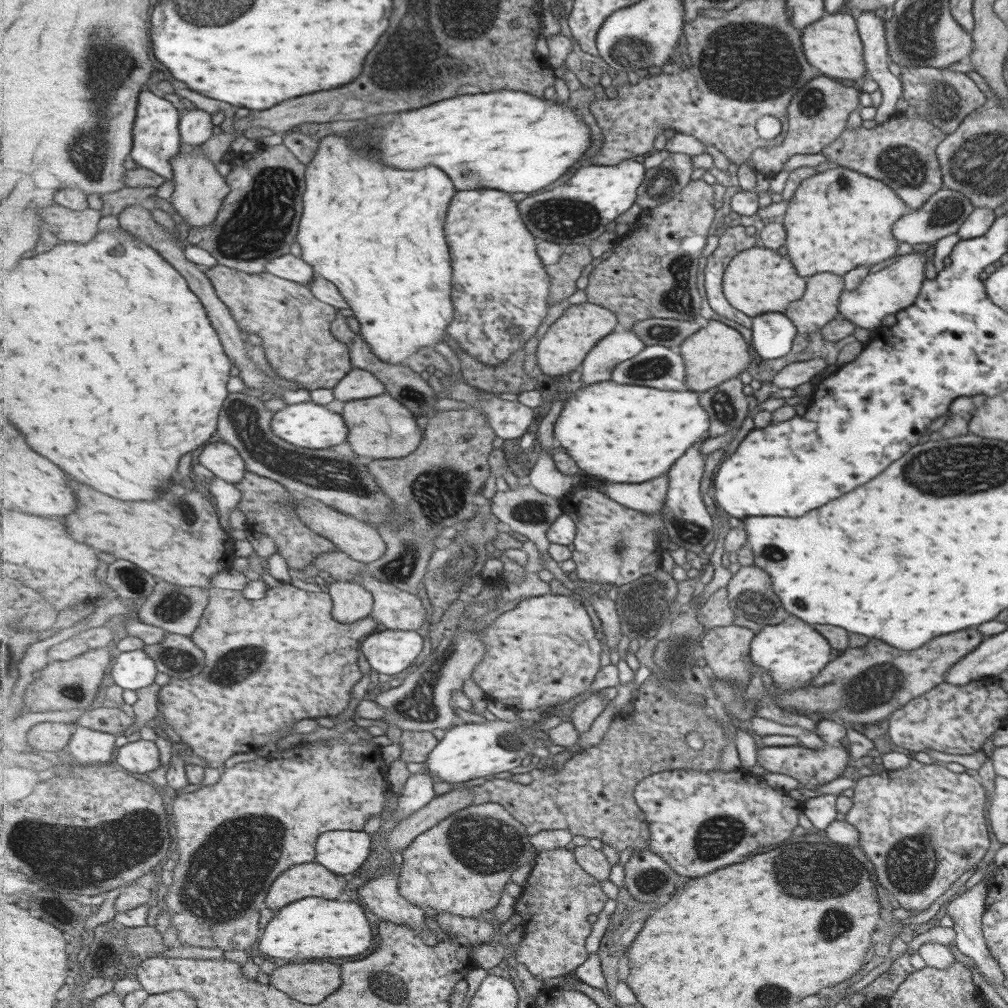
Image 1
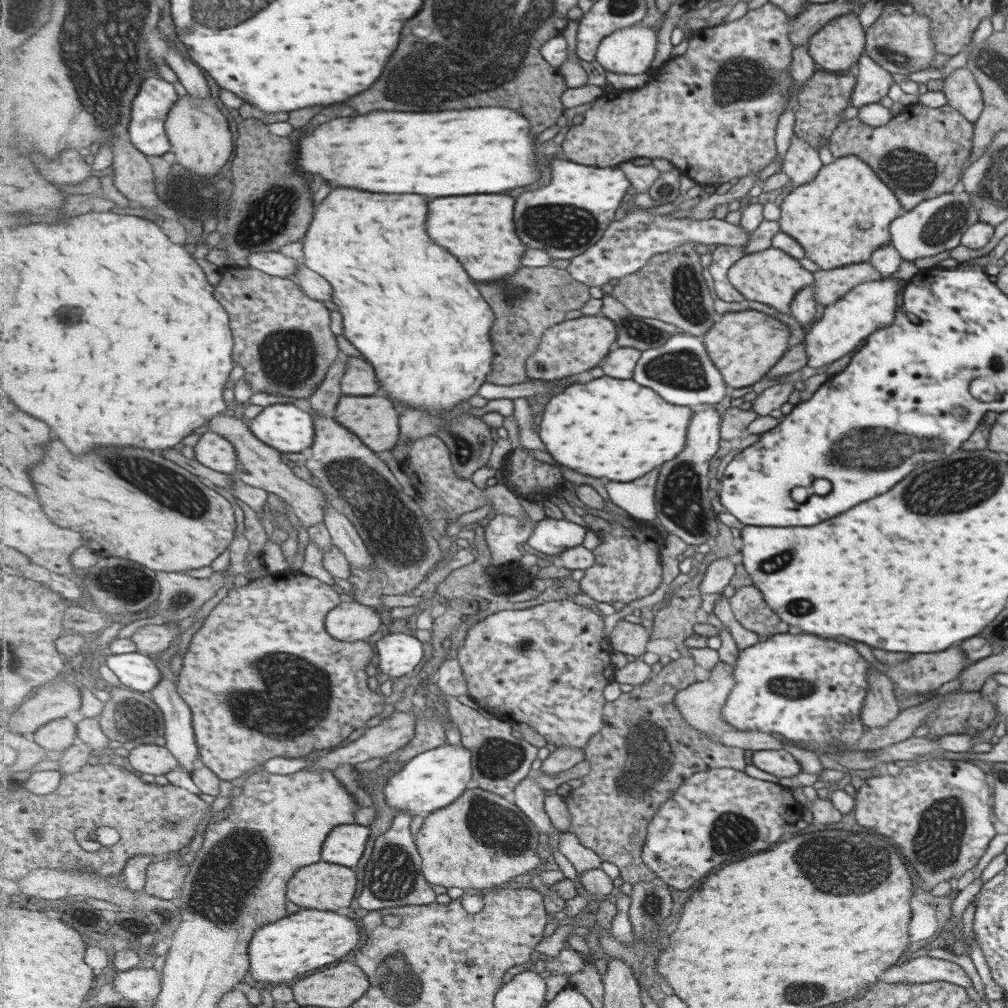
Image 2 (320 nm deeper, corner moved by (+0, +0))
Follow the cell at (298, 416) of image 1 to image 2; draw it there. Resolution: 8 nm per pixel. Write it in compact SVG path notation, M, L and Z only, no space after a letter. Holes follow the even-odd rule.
M294 403L268 405L248 423L259 440L283 454L311 448L317 431L312 413Z

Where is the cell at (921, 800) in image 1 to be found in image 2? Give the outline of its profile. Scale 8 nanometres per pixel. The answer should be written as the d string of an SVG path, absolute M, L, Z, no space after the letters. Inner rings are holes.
M921 760L911 766L899 769L896 776L883 772L879 777L868 776L866 782L853 796L855 822L863 830L882 834L889 843L899 848L903 862L913 874L919 876L923 890L933 888L949 878L959 878L965 870L977 864L977 858L985 852L989 840L995 836L993 814L989 808L989 786L985 774L969 761L959 760Z

